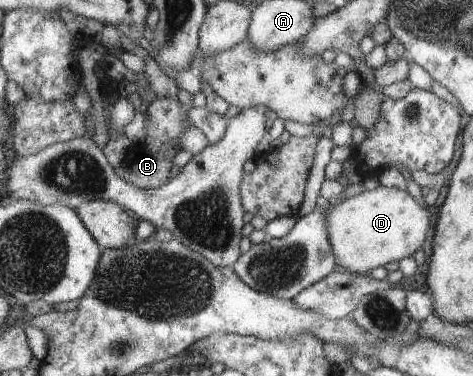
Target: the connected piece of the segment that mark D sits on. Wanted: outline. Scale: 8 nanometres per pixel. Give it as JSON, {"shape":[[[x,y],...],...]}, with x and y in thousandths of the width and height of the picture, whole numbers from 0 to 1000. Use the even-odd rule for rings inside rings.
{"shape":[[[801,495],[789,508],[746,505],[717,545],[691,543],[689,572],[698,590],[698,644],[715,699],[729,721],[751,731],[774,731],[791,713],[818,707],[831,694],[848,697],[877,681],[882,665],[892,665],[894,649],[907,633],[915,606],[907,551],[899,553],[886,532],[877,532],[865,511],[839,500]]]}

